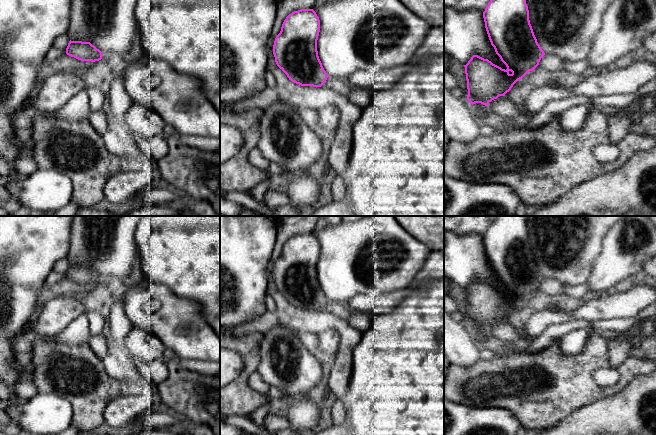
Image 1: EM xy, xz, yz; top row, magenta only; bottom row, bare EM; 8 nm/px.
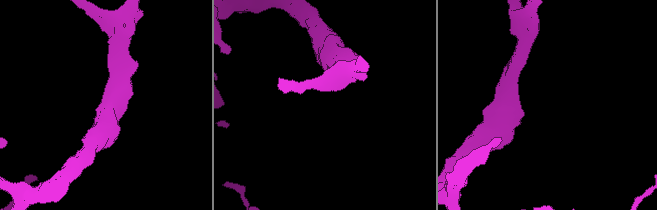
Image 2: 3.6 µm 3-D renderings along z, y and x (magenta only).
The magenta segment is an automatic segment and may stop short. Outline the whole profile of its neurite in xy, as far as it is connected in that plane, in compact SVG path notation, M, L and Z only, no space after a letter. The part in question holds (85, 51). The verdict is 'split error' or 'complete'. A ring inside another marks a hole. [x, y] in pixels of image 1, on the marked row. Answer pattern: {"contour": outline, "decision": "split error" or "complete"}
{"contour": "M69 41L66 54L81 61L99 61L102 59L102 52L90 42Z", "decision": "complete"}

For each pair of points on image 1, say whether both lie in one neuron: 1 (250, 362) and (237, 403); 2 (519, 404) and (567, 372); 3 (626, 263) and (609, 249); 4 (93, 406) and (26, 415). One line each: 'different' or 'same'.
1: same
2: same
3: same
4: different

